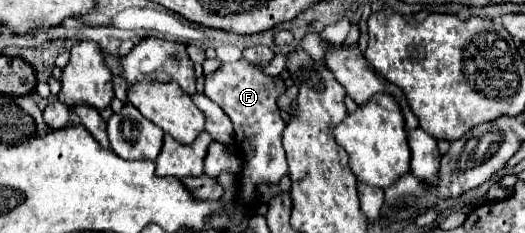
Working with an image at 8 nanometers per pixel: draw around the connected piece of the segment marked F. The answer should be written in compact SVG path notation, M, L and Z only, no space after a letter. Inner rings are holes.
M244 59L234 63L224 63L216 73L206 75L204 95L212 99L216 105L220 105L234 125L236 149L240 149L244 163L238 201L242 203L246 213L252 213L252 209L256 207L256 185L278 183L288 173L288 163L282 147L282 131L286 123L276 105L278 97L284 91L286 87L280 79L264 75L258 67L252 67Z

